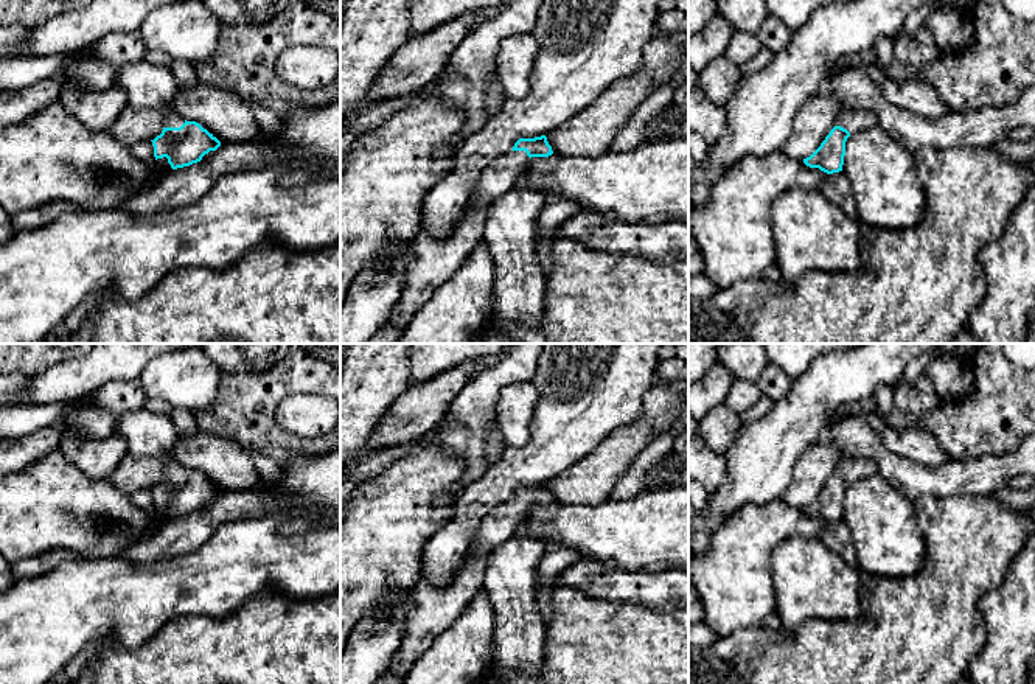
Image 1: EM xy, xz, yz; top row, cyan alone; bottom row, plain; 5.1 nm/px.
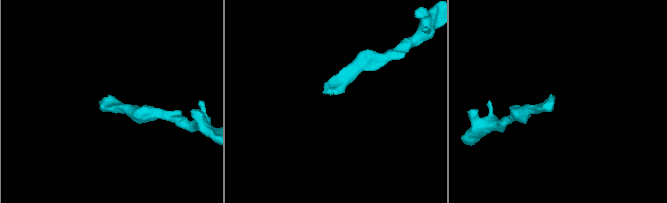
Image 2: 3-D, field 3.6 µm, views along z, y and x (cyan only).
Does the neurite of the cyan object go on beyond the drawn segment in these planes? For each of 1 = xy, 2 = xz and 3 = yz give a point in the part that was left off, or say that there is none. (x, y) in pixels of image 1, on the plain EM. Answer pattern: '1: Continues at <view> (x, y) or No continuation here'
1: Continues at xy (173, 467)
2: Continues at xz (432, 608)
3: Continues at yz (855, 470)

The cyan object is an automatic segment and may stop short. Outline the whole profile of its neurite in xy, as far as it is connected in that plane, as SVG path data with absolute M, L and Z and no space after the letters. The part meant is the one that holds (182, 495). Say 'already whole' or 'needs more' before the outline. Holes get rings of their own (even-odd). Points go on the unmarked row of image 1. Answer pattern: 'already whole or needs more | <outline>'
needs more | M174 457L168 460L163 479L152 490L154 505L168 507L172 518L190 515L216 499L221 490L196 469L183 468Z

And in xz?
needs more | M545 483L519 487L510 502L496 507L482 519L460 567L446 585L434 586L423 577L416 581L410 591L401 645L389 659L384 673L407 673L482 588L491 552L513 536L531 505L552 502Z

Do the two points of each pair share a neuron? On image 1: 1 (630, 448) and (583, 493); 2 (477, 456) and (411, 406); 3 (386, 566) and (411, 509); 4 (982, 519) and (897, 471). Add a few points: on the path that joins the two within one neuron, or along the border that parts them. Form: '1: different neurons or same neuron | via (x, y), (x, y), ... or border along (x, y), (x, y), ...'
1: same neuron | via (619, 457), (594, 482)
2: different neurons | border along (465, 386), (451, 403), (445, 417)
3: same neuron | via (386, 552), (386, 533), (397, 523)
4: different neurons | border along (979, 498), (922, 495), (913, 501)

